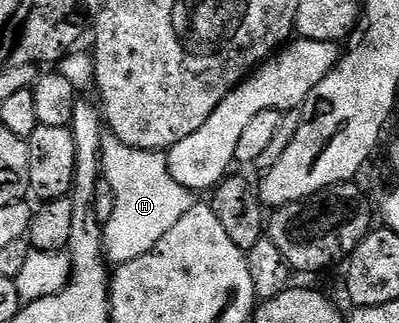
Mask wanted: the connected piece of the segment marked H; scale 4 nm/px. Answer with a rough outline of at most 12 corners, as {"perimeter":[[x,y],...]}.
{"perimeter":[[102,137],[113,264],[151,252],[195,204],[168,157]]}

